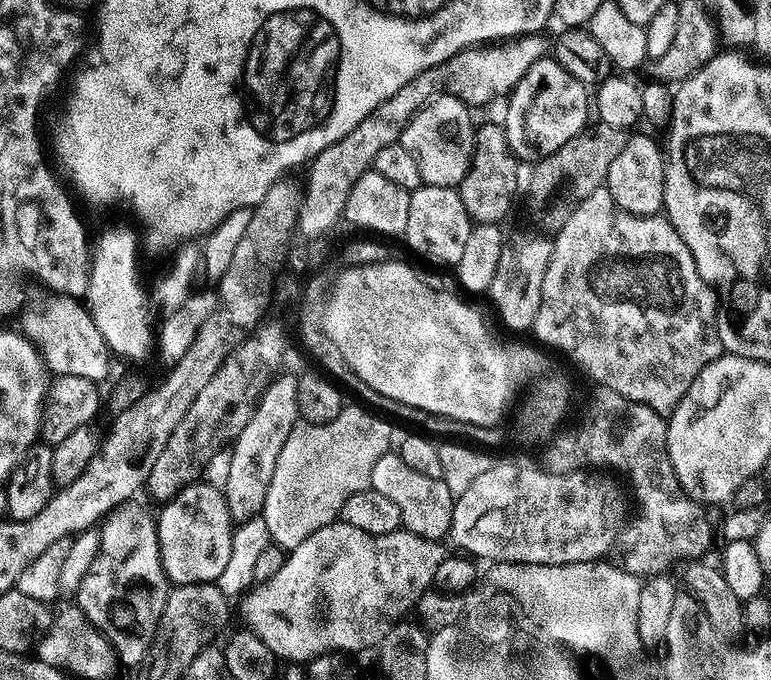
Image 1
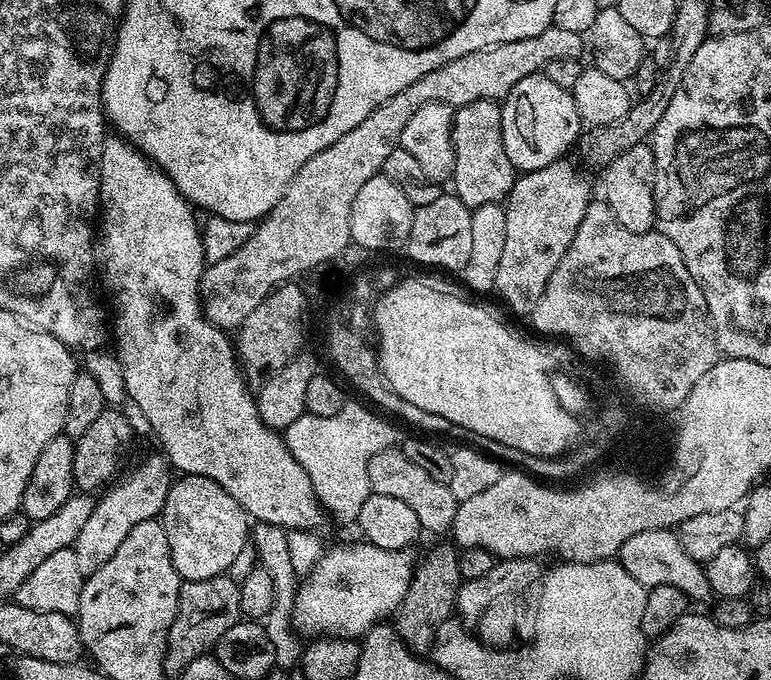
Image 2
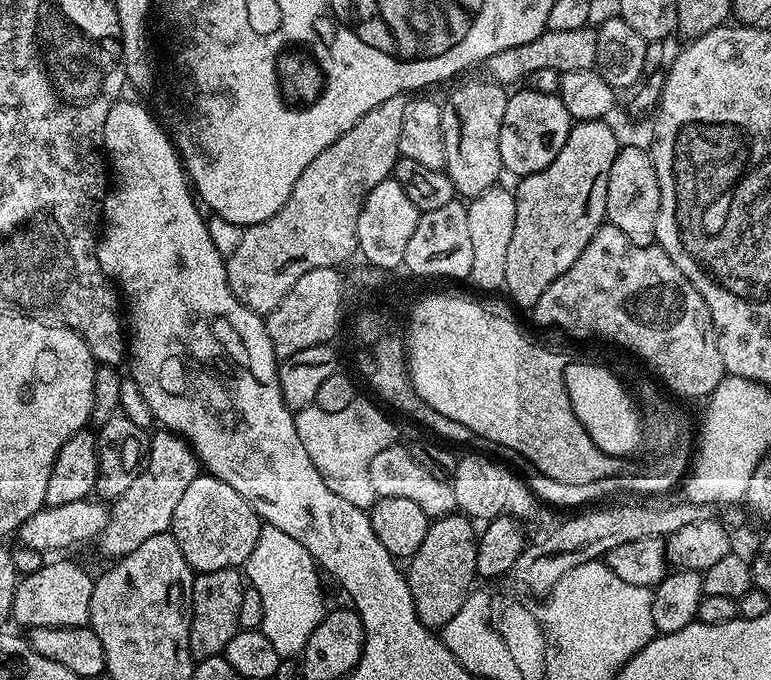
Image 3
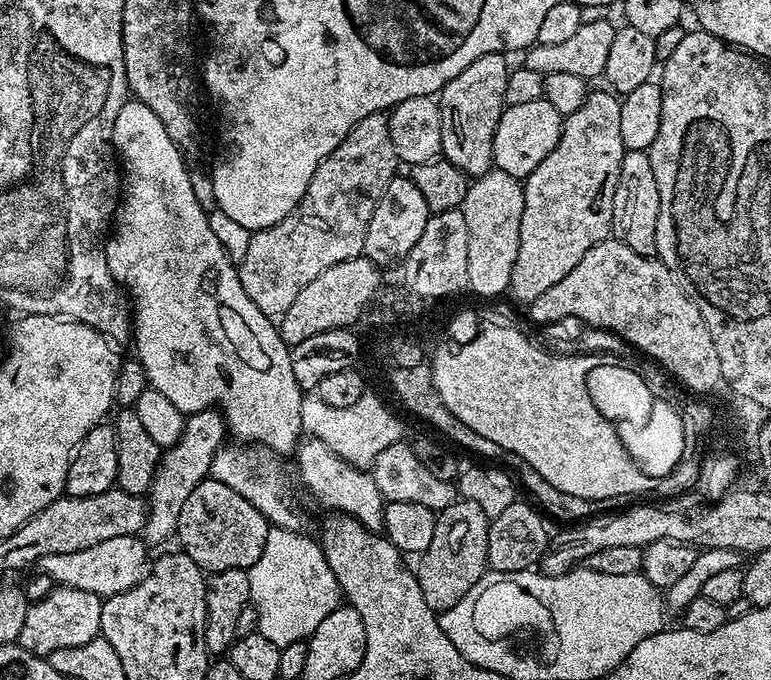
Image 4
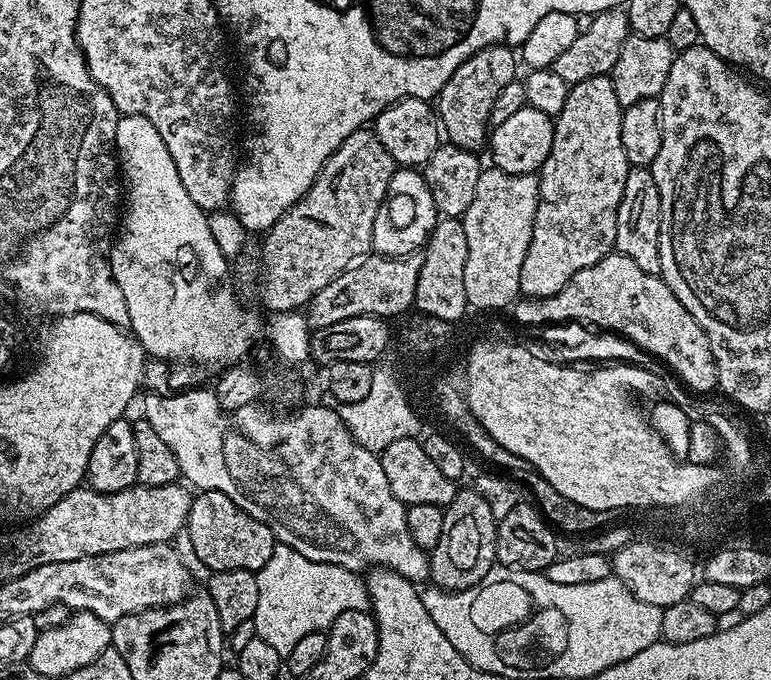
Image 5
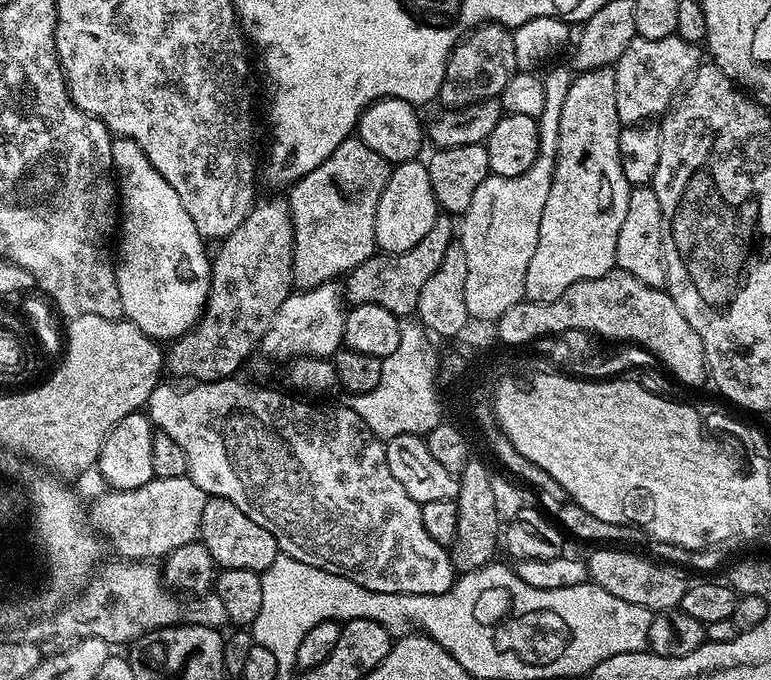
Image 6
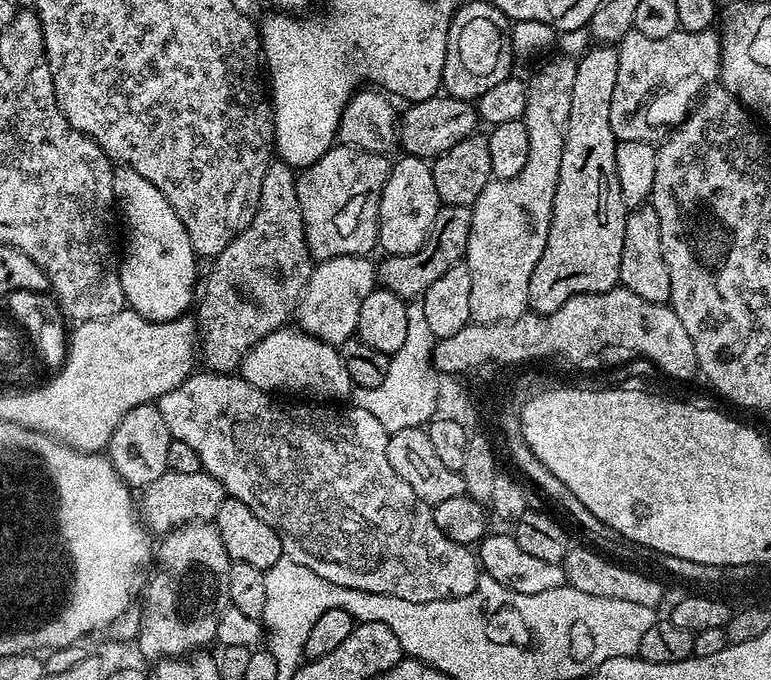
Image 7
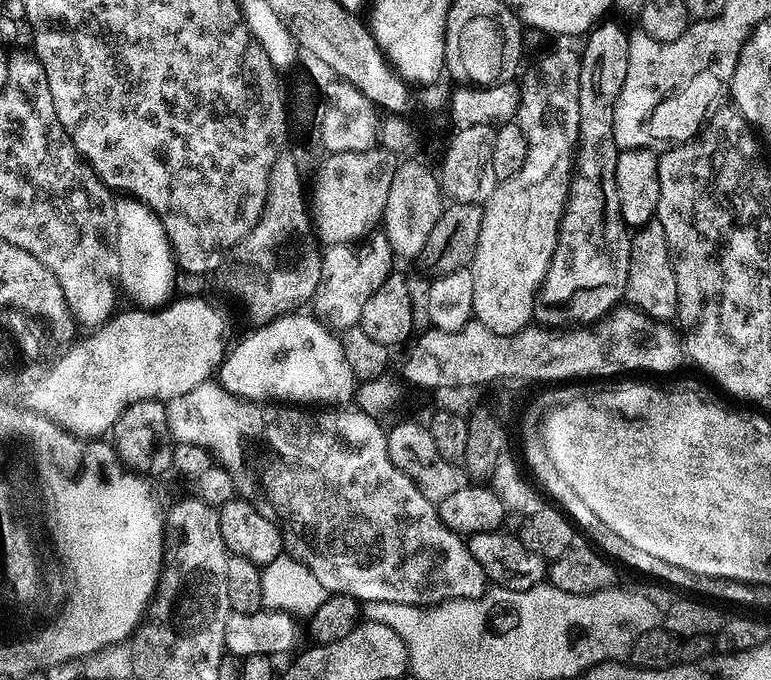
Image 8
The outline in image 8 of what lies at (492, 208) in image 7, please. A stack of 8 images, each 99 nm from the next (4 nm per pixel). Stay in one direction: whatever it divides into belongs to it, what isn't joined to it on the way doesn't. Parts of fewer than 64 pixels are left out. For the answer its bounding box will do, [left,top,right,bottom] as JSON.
[470,48,580,336]

